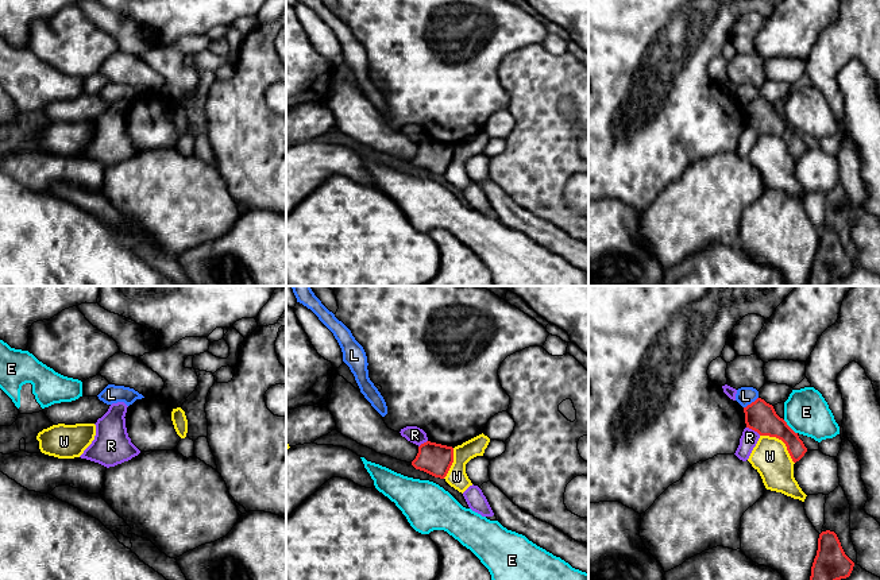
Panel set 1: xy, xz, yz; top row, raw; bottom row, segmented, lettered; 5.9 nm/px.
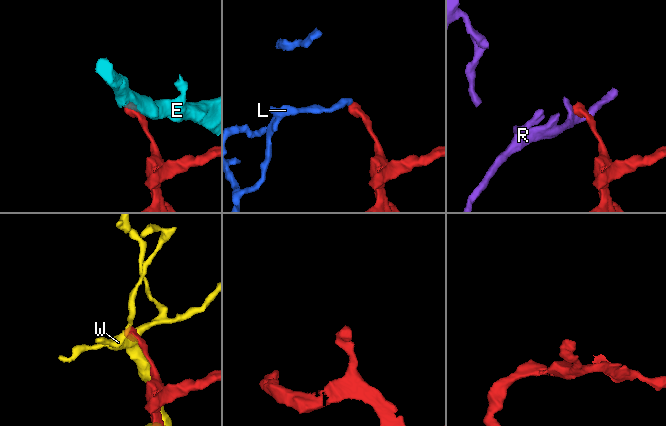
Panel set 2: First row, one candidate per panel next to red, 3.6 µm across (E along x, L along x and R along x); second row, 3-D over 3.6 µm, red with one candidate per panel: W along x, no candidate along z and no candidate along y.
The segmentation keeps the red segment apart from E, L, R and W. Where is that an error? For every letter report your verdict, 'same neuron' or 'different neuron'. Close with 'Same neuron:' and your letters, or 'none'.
E: different neuron
L: different neuron
R: different neuron
W: different neuron
Same neuron: none

